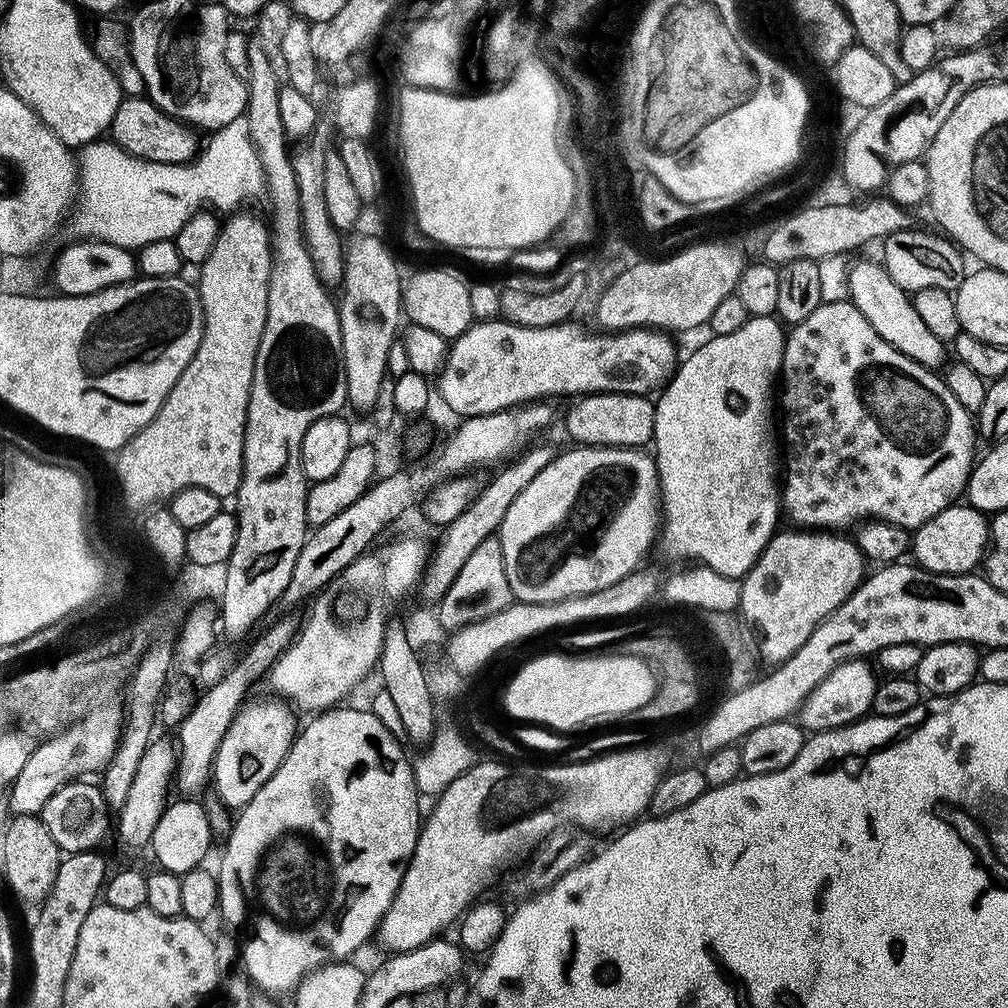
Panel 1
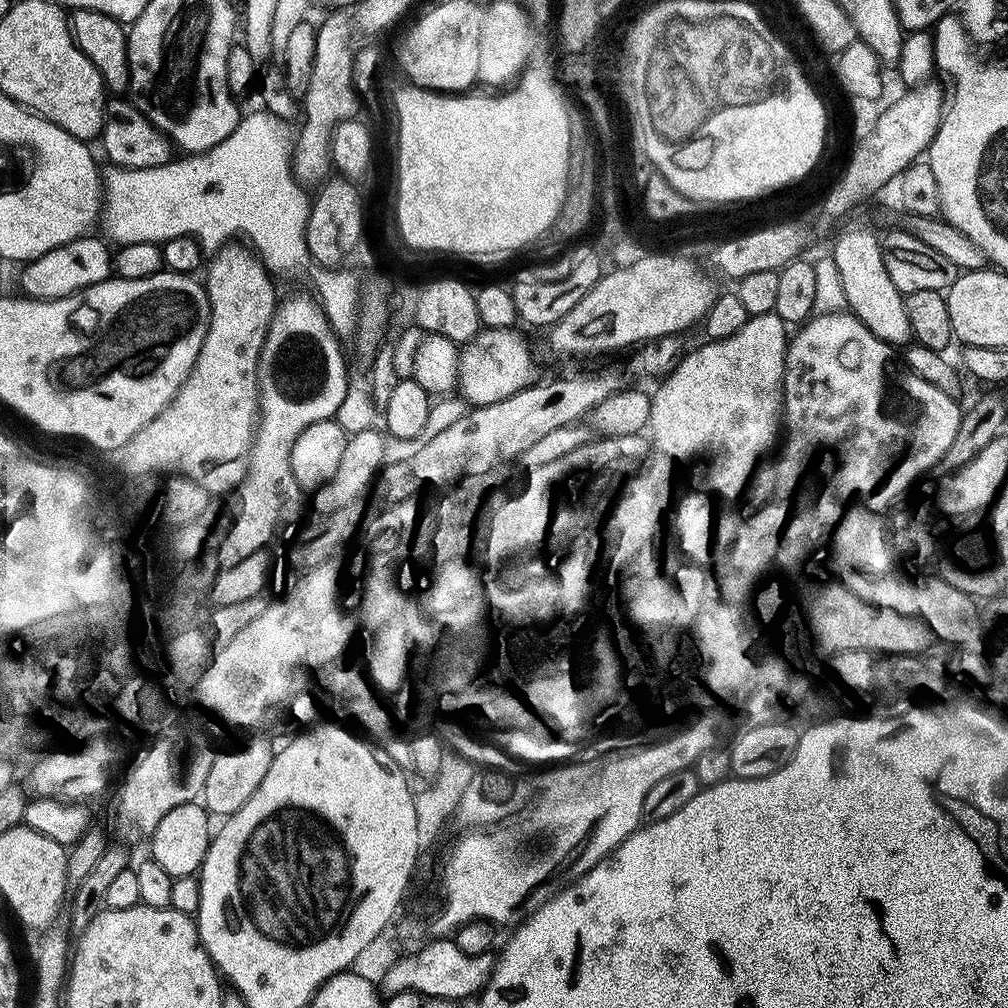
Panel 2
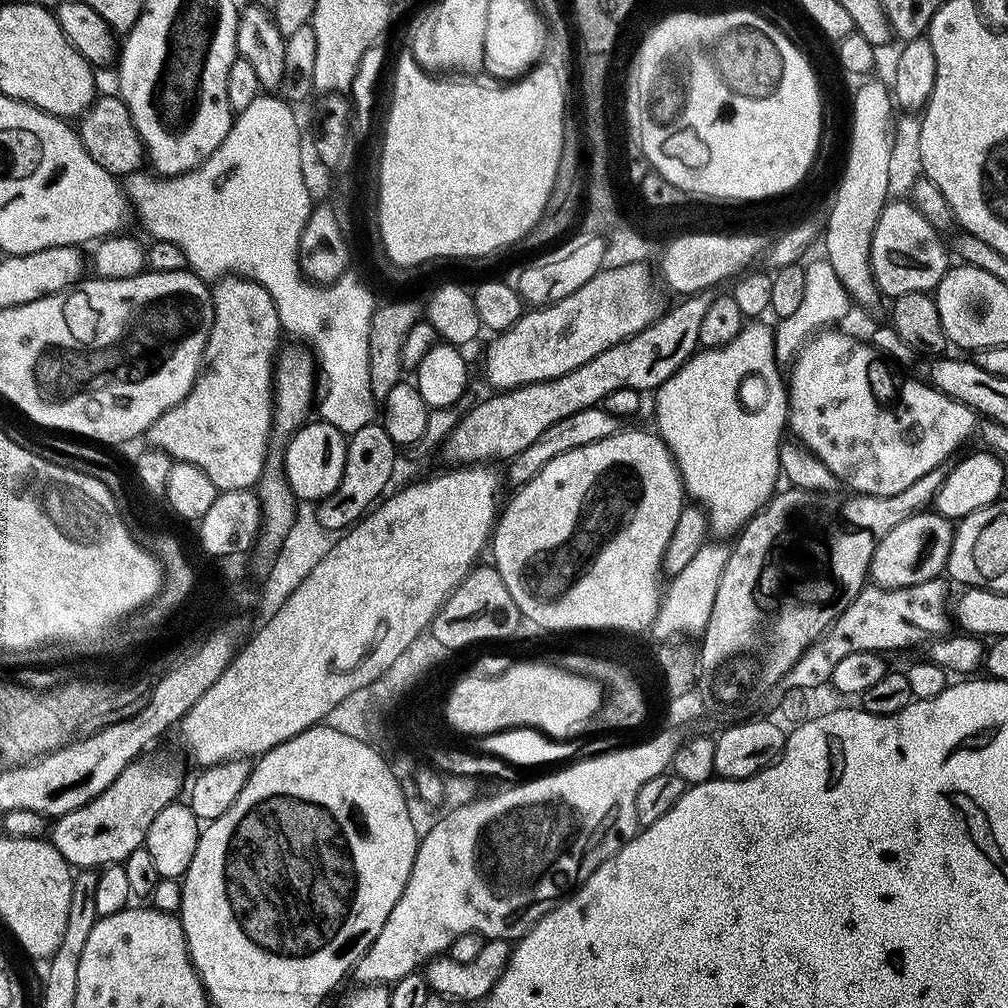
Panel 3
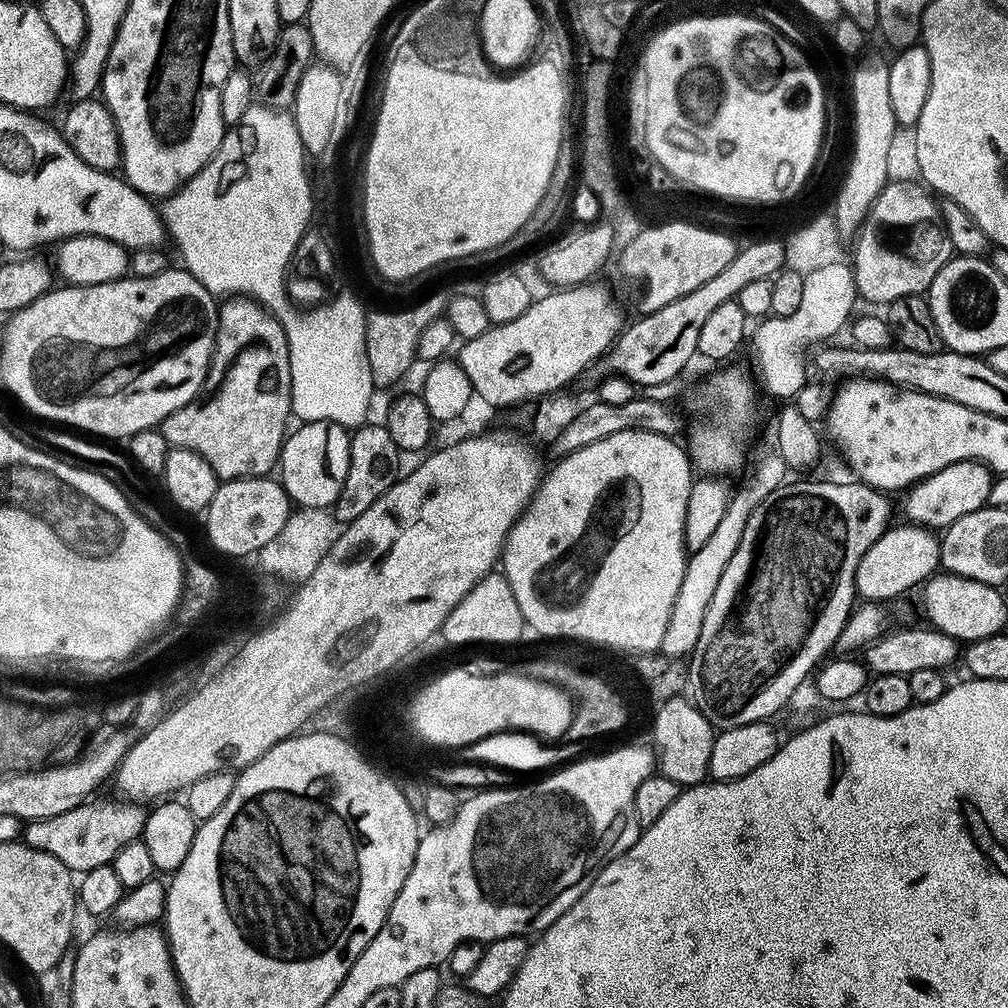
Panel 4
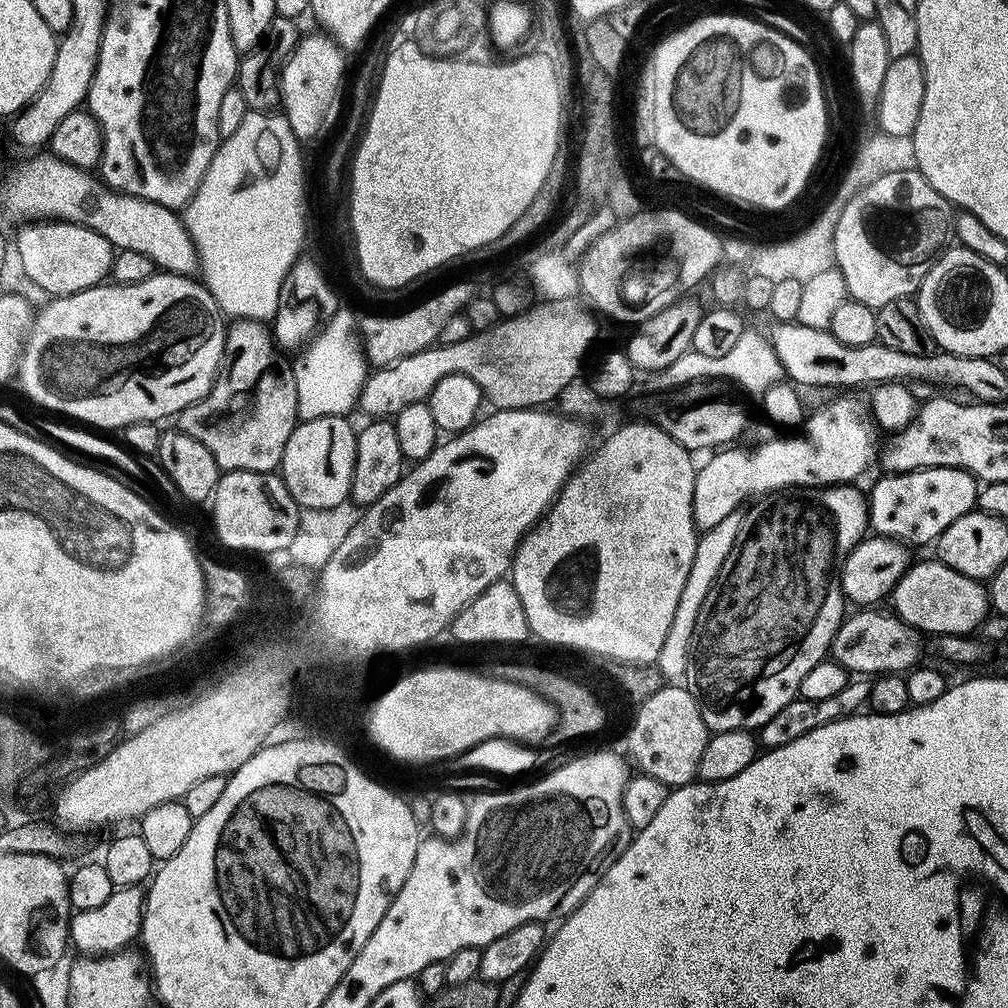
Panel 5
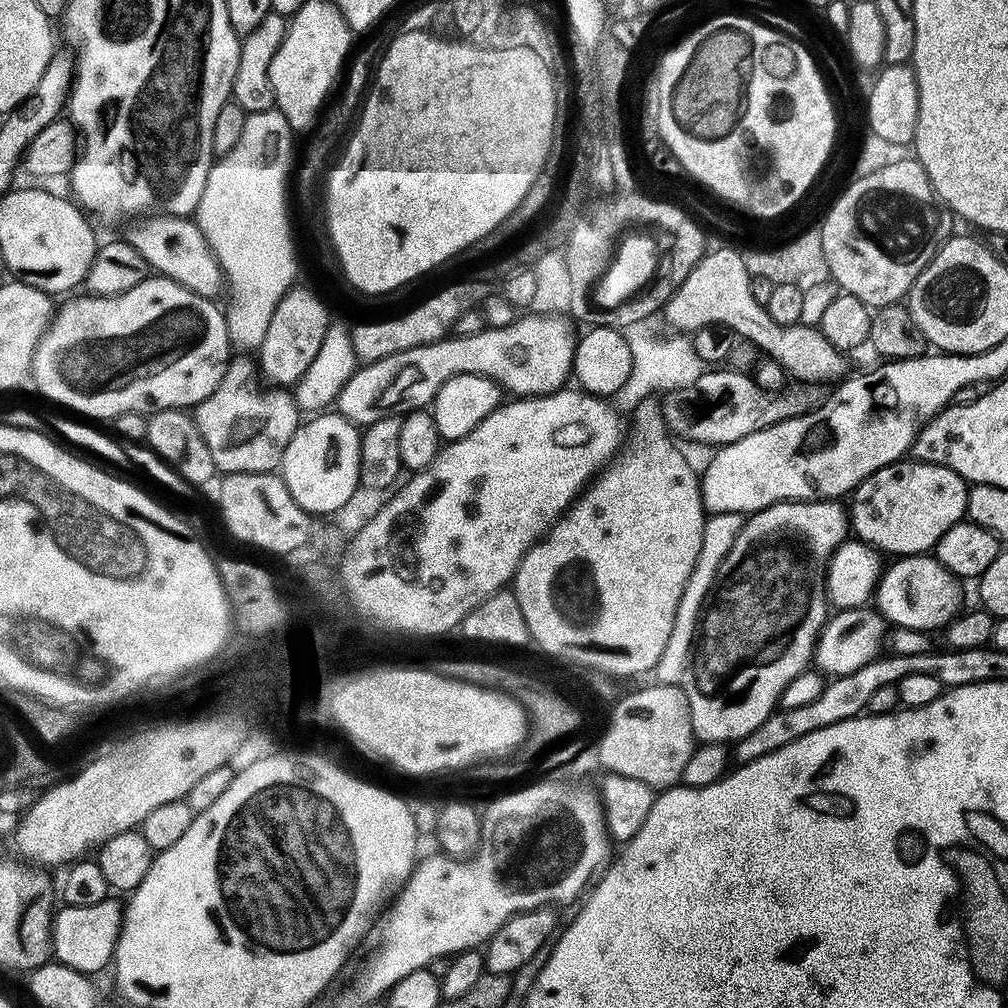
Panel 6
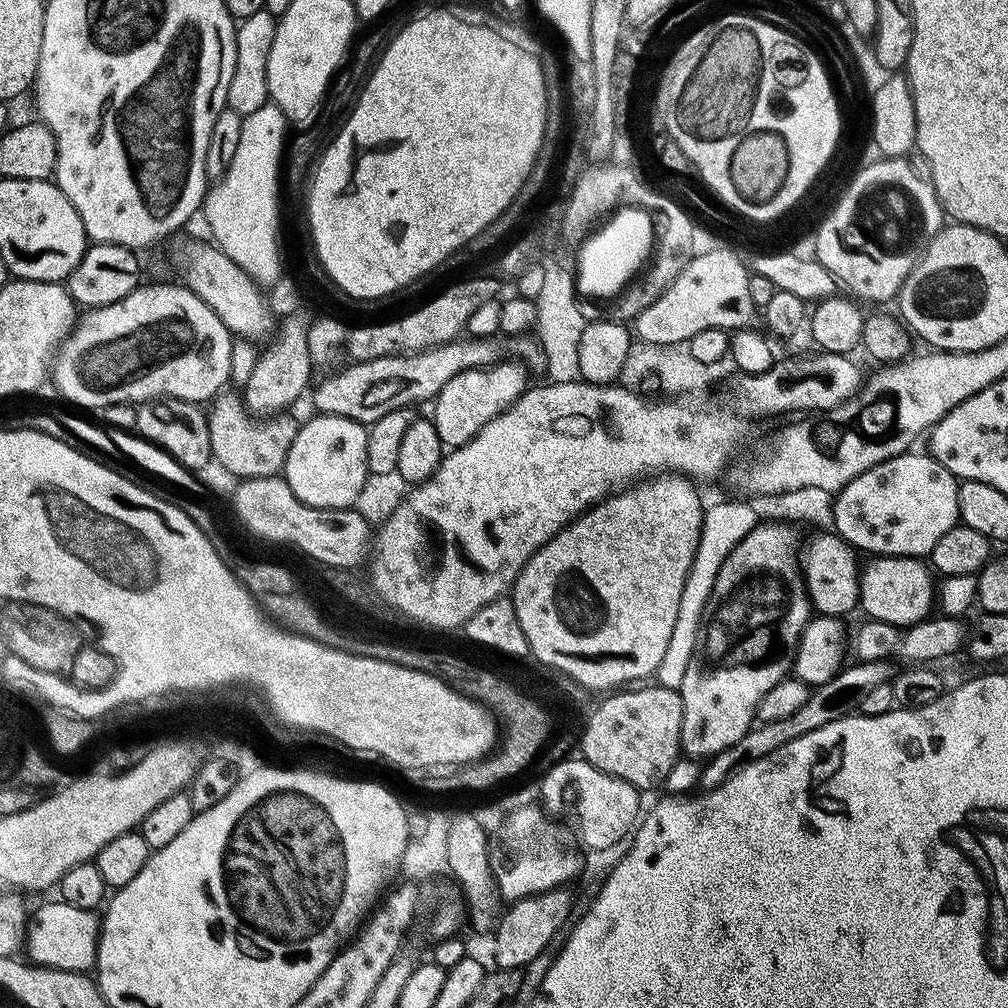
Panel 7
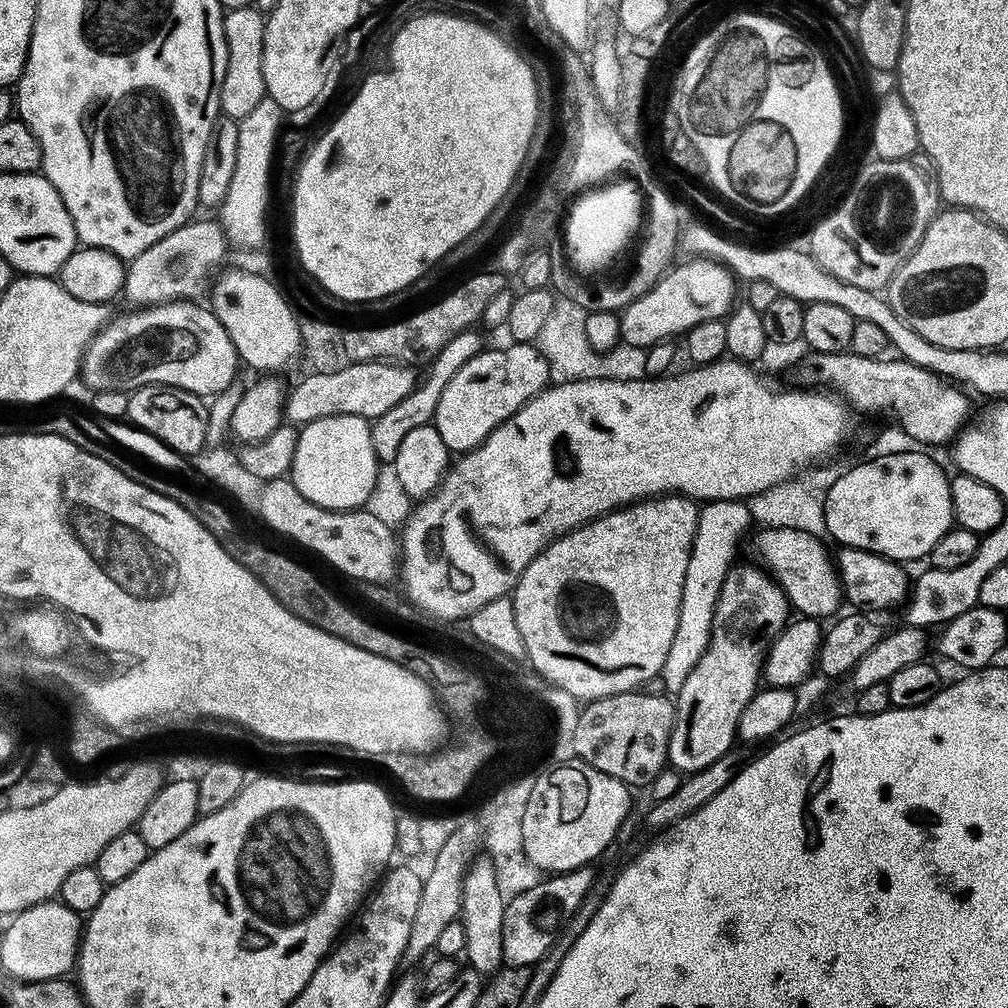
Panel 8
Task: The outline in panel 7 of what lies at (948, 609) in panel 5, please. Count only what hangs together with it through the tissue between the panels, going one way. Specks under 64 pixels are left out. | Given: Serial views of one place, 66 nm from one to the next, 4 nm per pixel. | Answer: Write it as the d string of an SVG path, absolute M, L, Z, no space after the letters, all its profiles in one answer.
M877 556L867 560L869 561L865 566L863 563L858 574L858 604L869 619L907 628L931 615L930 610L936 604L936 582L935 579L932 580L931 569L921 559L910 556Z

